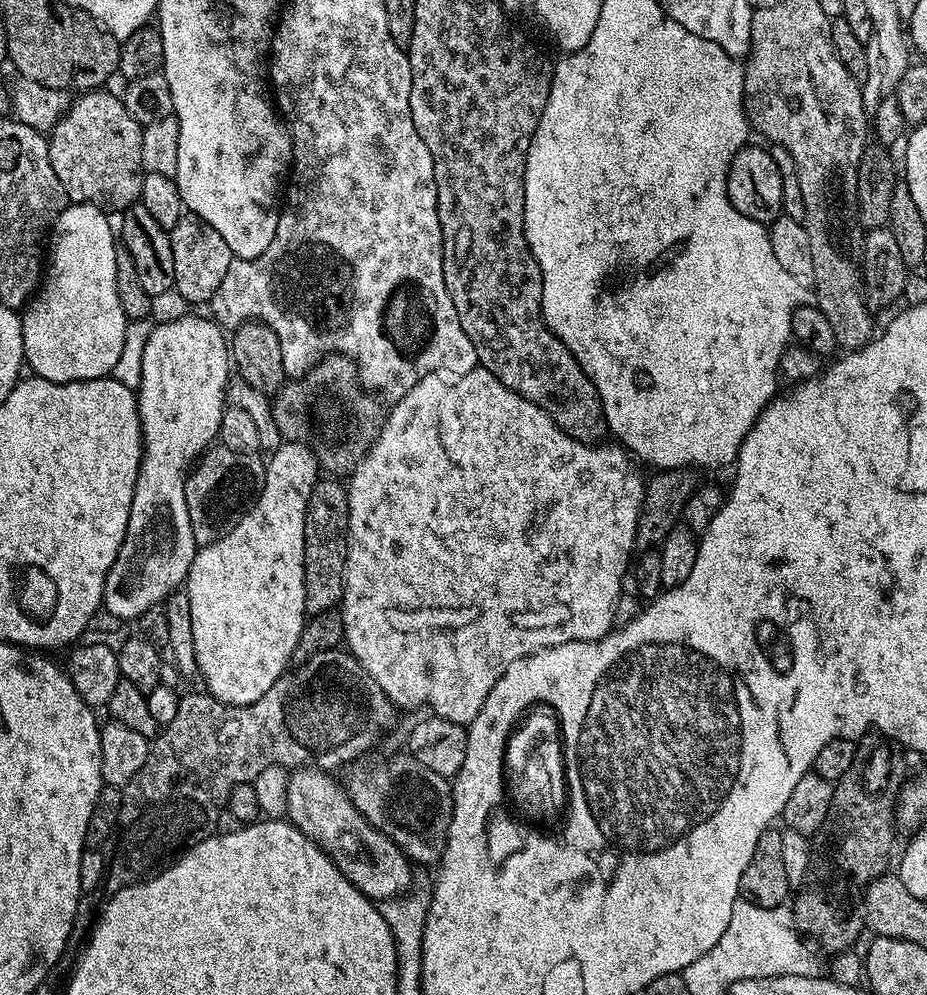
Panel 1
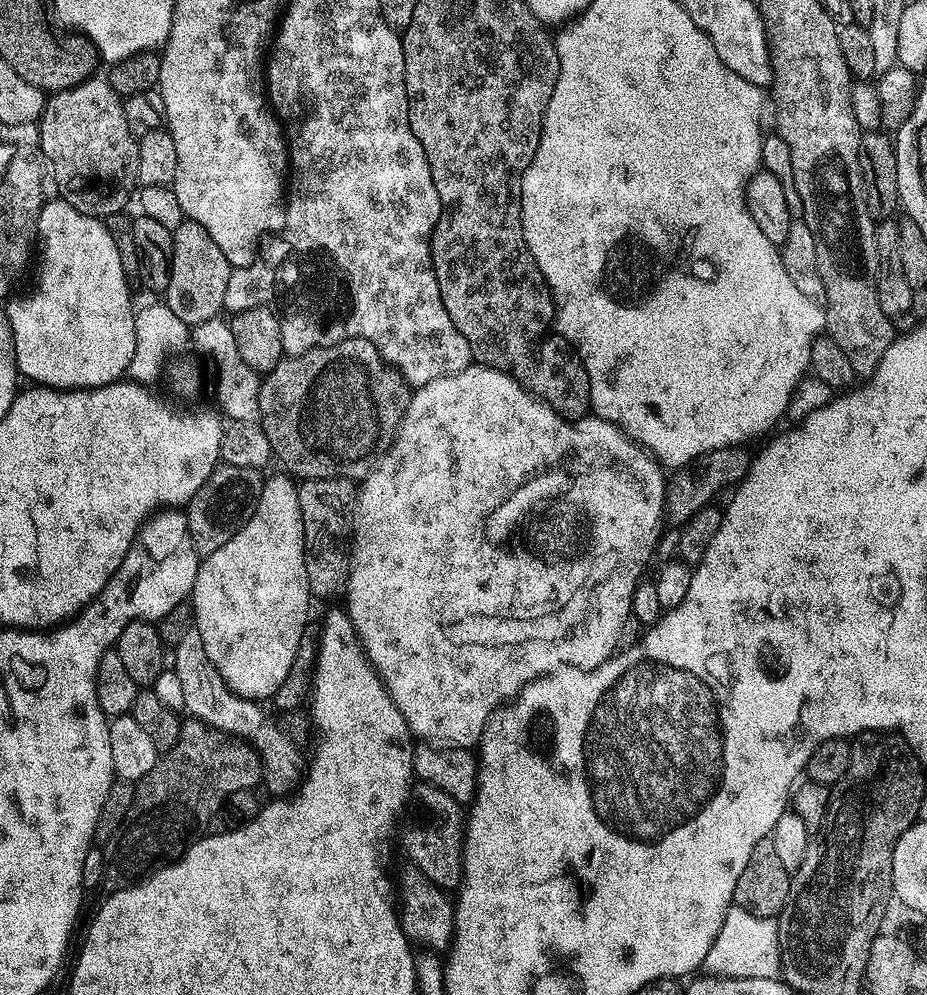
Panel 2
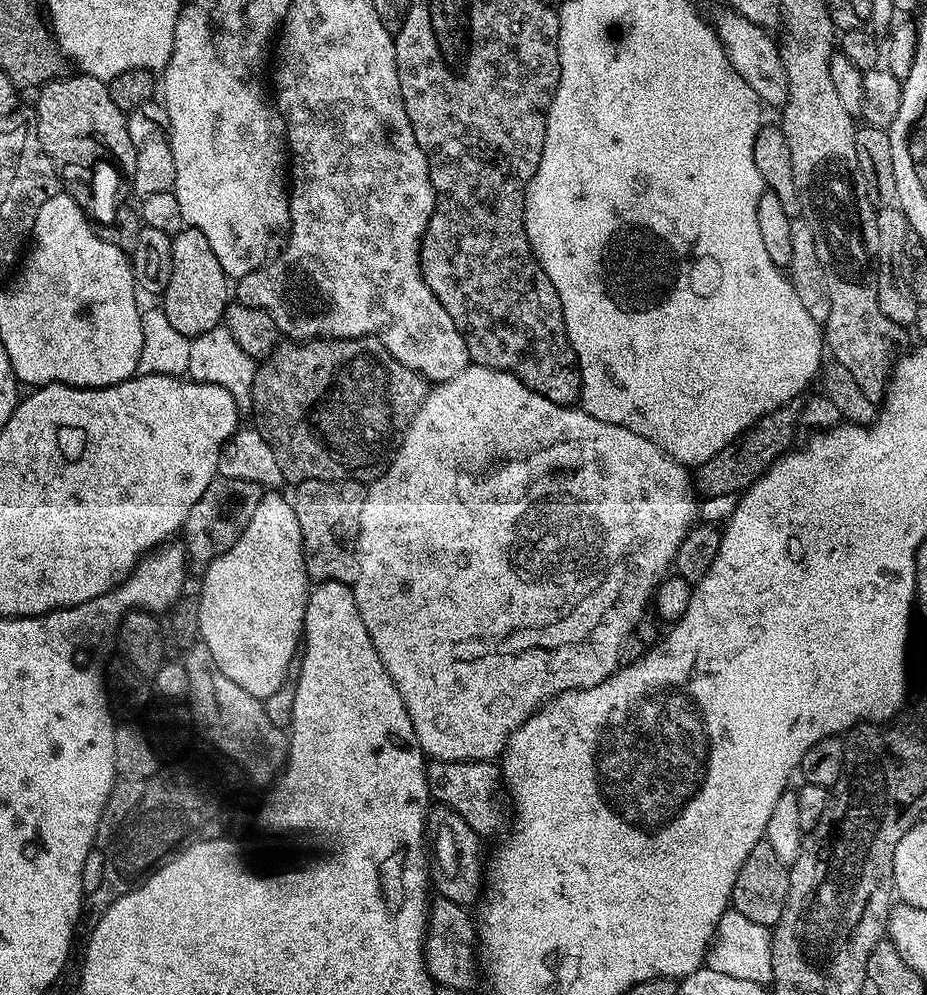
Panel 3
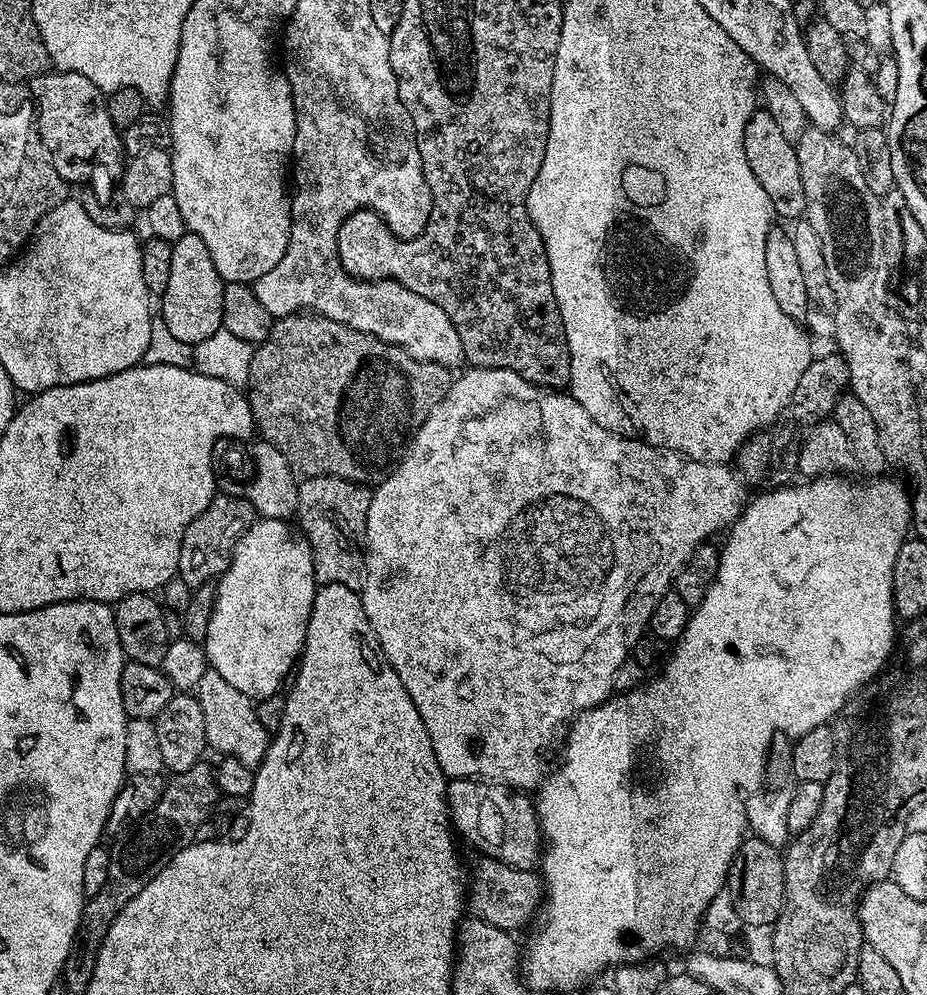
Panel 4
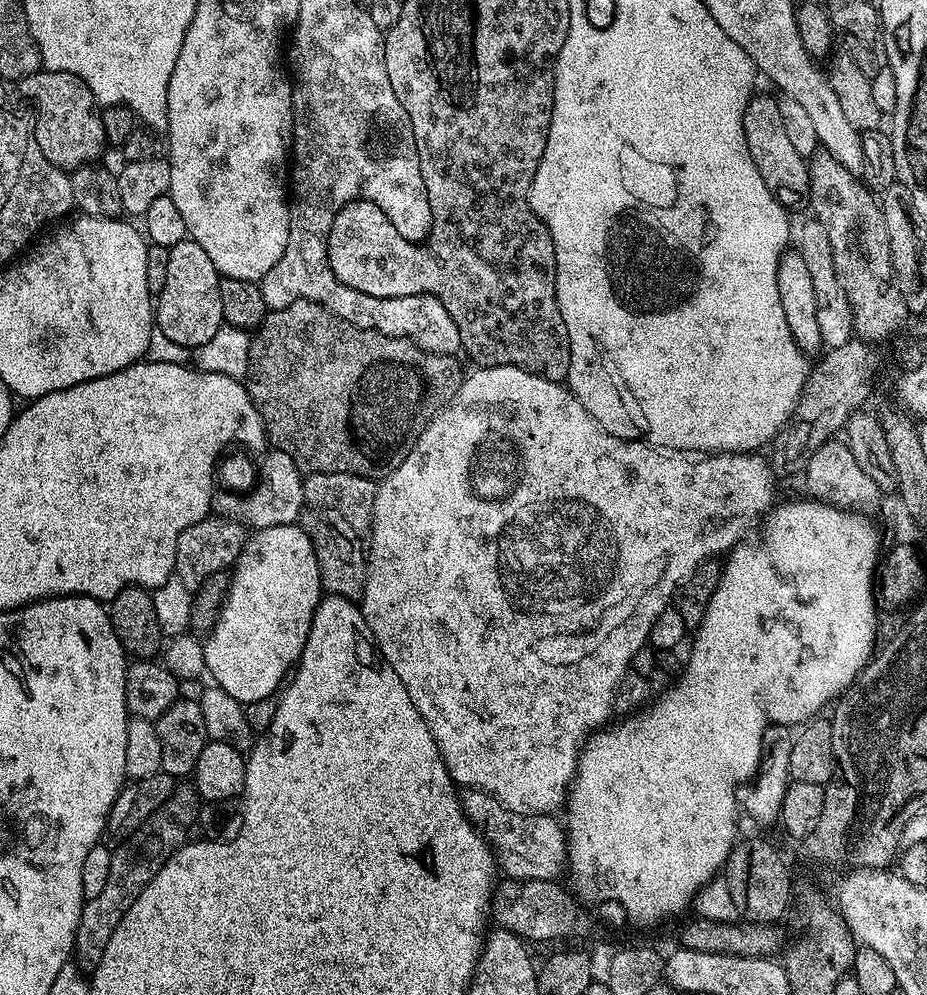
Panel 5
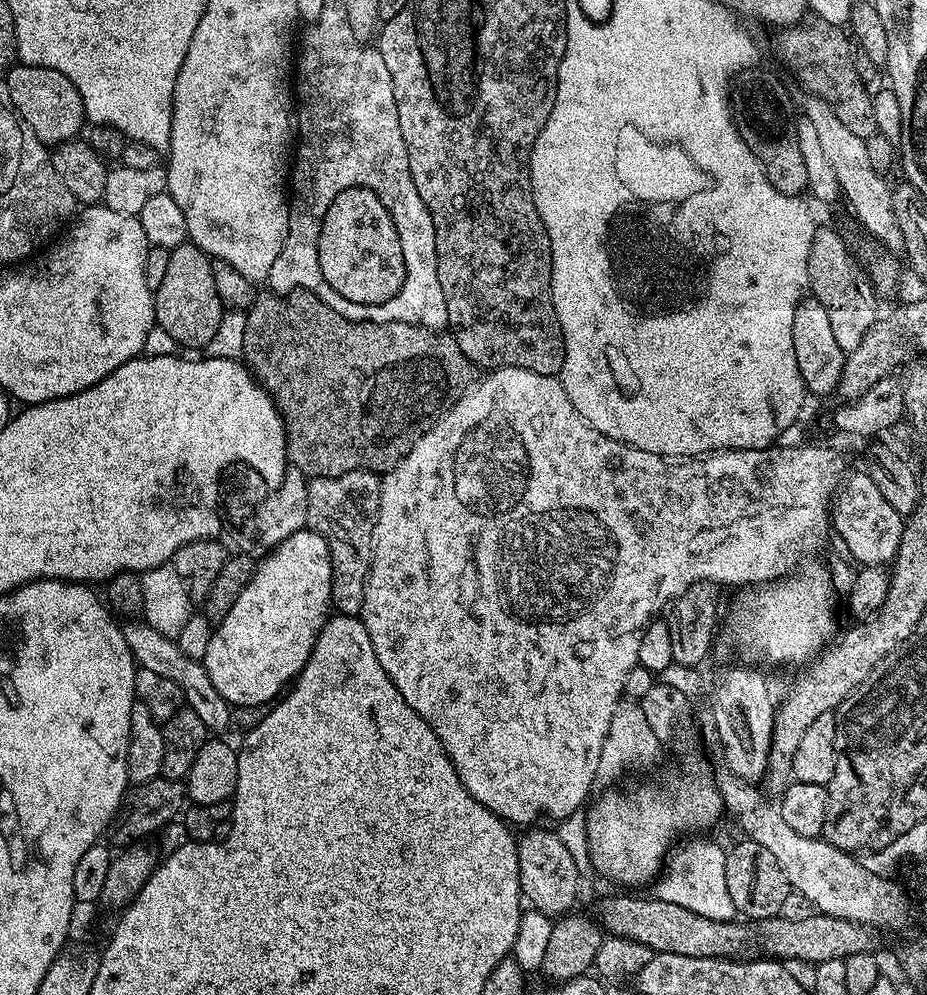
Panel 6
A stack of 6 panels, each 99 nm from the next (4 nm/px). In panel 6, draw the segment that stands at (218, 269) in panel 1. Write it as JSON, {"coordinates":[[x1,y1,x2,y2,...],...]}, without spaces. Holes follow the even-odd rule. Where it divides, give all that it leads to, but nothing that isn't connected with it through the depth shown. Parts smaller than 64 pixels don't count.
{"coordinates":[[191,242,179,244,170,251,170,262,162,277,162,286,154,293,156,302,156,324,166,330,174,342,188,348,203,349,214,338,218,322,224,317,225,309,214,286,212,260,203,250]]}

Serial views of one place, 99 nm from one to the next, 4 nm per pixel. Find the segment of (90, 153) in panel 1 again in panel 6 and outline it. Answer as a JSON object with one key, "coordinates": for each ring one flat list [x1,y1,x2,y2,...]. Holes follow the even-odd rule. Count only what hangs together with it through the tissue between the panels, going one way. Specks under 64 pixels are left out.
{"coordinates":[[17,63,7,69,5,80,2,80,3,87,7,88,10,94,10,103,16,109,16,115,45,146,59,146,66,140,81,135,80,127,85,127,84,107,82,98,66,78,66,74,58,74,58,70,50,70,42,66,30,66,29,64]]}

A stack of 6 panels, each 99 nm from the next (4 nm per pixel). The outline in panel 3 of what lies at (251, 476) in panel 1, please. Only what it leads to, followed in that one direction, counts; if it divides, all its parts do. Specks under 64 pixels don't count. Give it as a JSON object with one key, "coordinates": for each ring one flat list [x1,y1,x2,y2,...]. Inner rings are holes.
{"coordinates":[[217,475,210,486,206,486,206,494,194,502,194,510,190,510,182,529,183,546,189,561,193,565,207,566,214,558,230,550,230,546,234,546,242,530,246,530,254,518,254,510,258,510,261,495,260,485,254,482]]}

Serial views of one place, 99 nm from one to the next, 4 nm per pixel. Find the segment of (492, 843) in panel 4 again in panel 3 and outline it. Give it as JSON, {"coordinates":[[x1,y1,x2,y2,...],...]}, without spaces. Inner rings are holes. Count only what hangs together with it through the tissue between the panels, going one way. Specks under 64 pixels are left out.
{"coordinates":[[432,760,428,764,428,791,431,799,455,810,466,820,466,826,470,826,470,830,474,830,481,838,494,835,504,824,505,801,496,797,496,791,499,793,501,788,502,778,497,765,487,760]]}

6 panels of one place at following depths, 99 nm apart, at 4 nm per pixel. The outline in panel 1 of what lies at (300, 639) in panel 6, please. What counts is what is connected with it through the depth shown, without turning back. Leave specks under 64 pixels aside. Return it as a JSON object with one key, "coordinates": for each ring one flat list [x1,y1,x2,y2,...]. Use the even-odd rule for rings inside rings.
{"coordinates":[[281,443,280,447,267,457,264,466,264,489,259,502,244,515,242,522,238,522,238,526,234,526,234,530,230,530,230,534,226,534,226,538,222,538,213,544,197,547,196,557,190,566,186,581,190,622,192,623,194,650,196,651,196,671,199,679,204,679,205,685,203,684,203,687,208,695,224,704,246,706,258,702,258,698,262,698,262,694,266,694,266,690,270,690,270,686,274,686,278,682,278,678,284,675,286,669,293,663,293,661,291,662,292,655,297,654,300,647,300,635,306,623,304,610,304,603,306,602,306,590,304,589,304,523,306,522,308,499,312,489,318,483,316,472,318,473,316,456,305,444]]}

